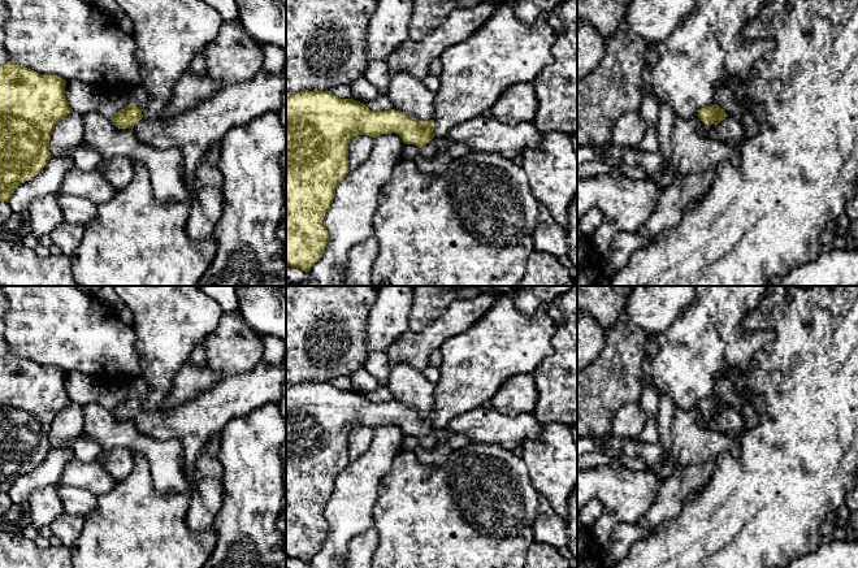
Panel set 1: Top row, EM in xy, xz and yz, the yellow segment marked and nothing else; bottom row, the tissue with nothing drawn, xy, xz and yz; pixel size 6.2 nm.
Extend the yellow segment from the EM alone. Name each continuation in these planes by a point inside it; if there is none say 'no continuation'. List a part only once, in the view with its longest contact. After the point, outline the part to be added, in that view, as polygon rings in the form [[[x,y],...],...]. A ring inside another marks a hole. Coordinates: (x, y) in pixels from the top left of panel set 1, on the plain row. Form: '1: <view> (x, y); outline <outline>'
1: xz (488, 426); outline [[[478,408],[452,419],[446,430],[433,429],[419,442],[424,450],[433,450],[454,434],[463,434],[471,442],[514,450],[525,439],[540,439],[542,428],[530,412],[507,417],[493,408]]]

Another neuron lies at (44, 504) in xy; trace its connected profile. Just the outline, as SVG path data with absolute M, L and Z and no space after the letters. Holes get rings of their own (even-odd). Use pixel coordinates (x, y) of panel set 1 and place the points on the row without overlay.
M57 484L34 490L29 497L27 506L29 510L25 523L36 529L51 525L61 513L64 513Z

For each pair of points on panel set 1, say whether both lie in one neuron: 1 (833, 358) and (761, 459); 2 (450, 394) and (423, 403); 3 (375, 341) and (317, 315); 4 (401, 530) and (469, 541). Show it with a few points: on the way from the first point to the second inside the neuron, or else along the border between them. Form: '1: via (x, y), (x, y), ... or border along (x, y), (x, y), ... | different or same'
1: via (833, 382), (781, 434) | same
2: border along (436, 384), (430, 410) | different
3: border along (372, 307), (365, 326), (367, 354) | different
4: via (417, 530), (442, 530), (453, 540) | same

